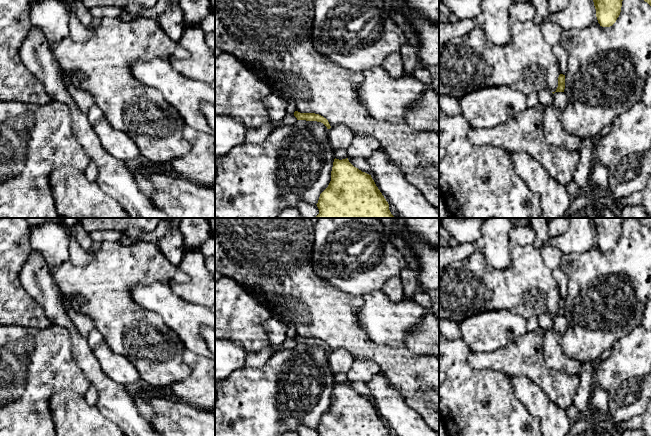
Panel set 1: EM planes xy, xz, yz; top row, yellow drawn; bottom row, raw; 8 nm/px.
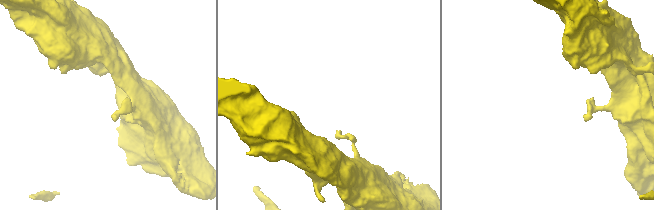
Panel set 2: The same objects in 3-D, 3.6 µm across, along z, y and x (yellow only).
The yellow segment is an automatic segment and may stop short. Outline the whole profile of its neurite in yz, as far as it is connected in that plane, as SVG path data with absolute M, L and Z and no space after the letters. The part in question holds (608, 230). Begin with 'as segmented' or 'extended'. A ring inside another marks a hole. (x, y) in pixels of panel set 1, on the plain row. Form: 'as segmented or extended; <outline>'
as segmented; M591 218L598 247L602 251L612 250L620 239L626 218Z

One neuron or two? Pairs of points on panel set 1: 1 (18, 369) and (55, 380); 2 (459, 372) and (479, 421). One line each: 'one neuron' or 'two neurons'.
1: one neuron
2: one neuron

